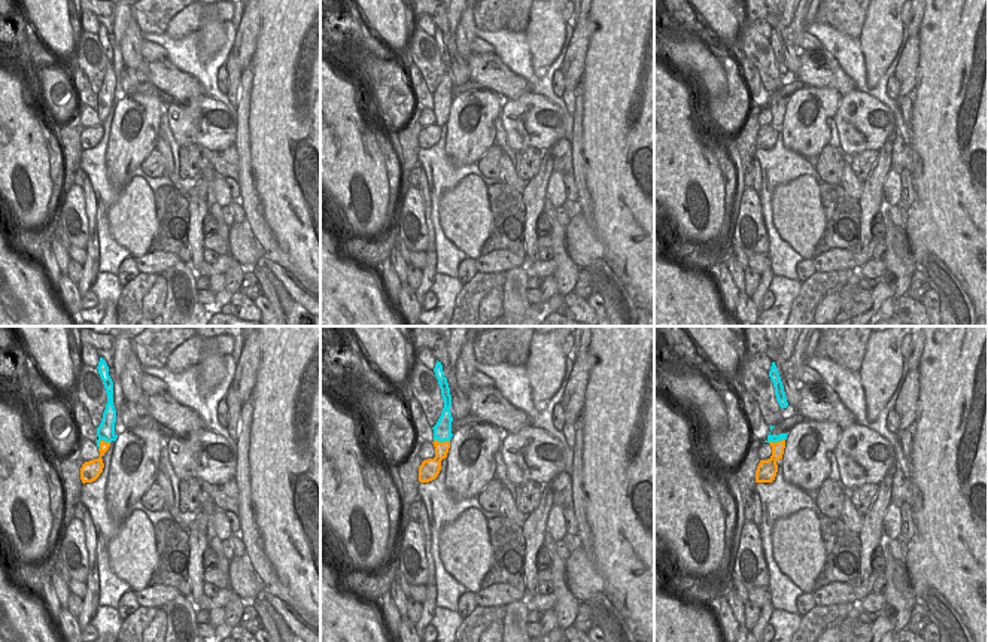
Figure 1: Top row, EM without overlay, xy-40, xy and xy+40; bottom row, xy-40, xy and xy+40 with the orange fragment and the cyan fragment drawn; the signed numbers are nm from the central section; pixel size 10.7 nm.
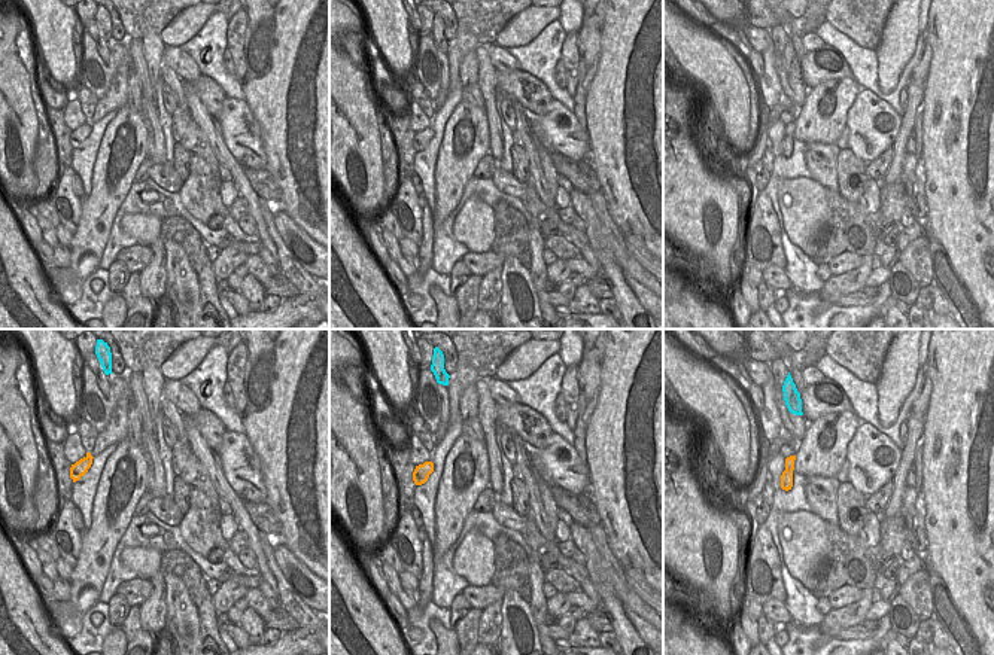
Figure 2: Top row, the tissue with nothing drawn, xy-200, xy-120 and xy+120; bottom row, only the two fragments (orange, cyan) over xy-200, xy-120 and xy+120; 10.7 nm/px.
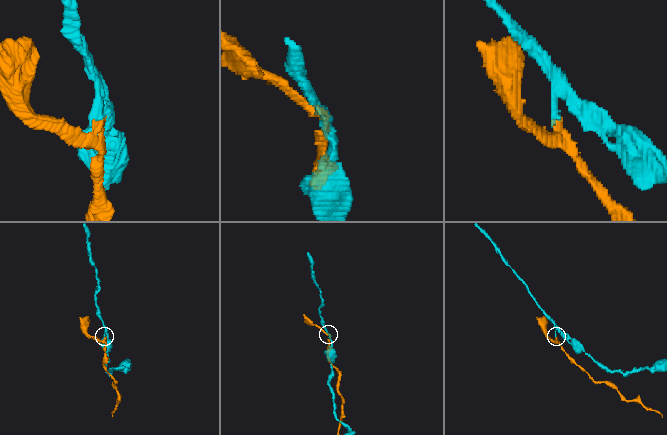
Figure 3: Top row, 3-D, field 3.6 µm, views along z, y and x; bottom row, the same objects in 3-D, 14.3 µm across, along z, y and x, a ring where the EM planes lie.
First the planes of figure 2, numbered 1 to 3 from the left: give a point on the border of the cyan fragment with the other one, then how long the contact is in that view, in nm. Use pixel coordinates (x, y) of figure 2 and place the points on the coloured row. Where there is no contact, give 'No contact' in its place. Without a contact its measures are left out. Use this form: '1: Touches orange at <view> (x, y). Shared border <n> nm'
1: No contact
2: No contact
3: No contact

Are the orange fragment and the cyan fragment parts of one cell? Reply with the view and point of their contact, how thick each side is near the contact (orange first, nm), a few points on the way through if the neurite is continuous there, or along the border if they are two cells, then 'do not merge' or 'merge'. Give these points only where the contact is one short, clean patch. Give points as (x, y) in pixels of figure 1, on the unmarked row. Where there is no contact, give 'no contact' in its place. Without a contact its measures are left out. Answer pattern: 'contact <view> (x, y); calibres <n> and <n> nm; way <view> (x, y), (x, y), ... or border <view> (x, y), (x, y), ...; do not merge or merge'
contact xy-40 (100, 107); calibres 130 and 190 nm; border xy-40 (109, 107), (102, 106), (99, 116); do not merge

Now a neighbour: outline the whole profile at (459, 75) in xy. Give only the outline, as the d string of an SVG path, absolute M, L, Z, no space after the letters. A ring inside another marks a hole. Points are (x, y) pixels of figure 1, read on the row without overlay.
M450 31L443 33L444 43L447 45L450 61L452 61L452 83L453 86L466 83L469 80L469 67L466 64L466 60L463 60L456 48L456 34L452 34Z

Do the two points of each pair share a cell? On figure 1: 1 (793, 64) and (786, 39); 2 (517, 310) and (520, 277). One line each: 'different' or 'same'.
1: same
2: same

